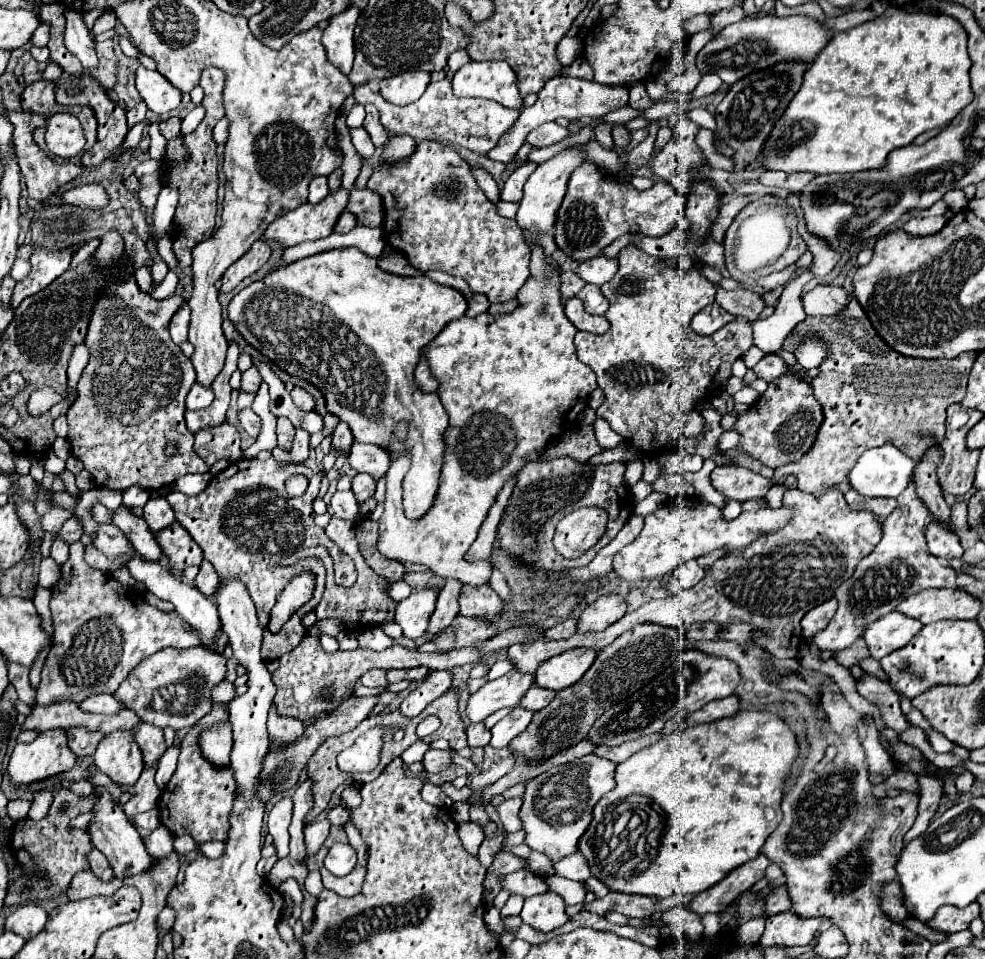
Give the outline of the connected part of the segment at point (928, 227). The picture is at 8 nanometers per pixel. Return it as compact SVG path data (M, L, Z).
M926 217L926 219L908 219L904 231L910 235L934 235L946 225L946 217Z

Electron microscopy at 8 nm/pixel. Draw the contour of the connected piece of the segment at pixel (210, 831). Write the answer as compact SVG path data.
M214 705L212 711L202 717L182 739L182 751L180 751L180 759L178 759L178 767L172 775L172 779L168 781L166 789L160 795L160 821L162 825L174 833L174 835L182 835L188 833L192 835L198 843L204 841L224 841L226 833L230 831L230 813L234 807L234 797L236 797L236 789L238 783L234 781L234 769L230 765L224 767L216 767L212 765L200 749L200 733L210 729L214 723L226 723L228 721L228 707L226 705Z

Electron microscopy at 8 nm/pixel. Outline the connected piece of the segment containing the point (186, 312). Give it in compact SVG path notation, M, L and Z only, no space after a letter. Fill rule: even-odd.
M184 303L170 321L170 337L174 339L176 345L188 341L188 319L190 319L190 307Z

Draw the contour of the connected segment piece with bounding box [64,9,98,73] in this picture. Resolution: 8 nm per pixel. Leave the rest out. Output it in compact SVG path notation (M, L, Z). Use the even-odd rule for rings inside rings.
M66 9L66 33L64 33L66 49L76 55L82 63L82 67L88 73L96 73L98 69L98 57L94 51L94 41L88 35L88 29L82 21L82 15Z

